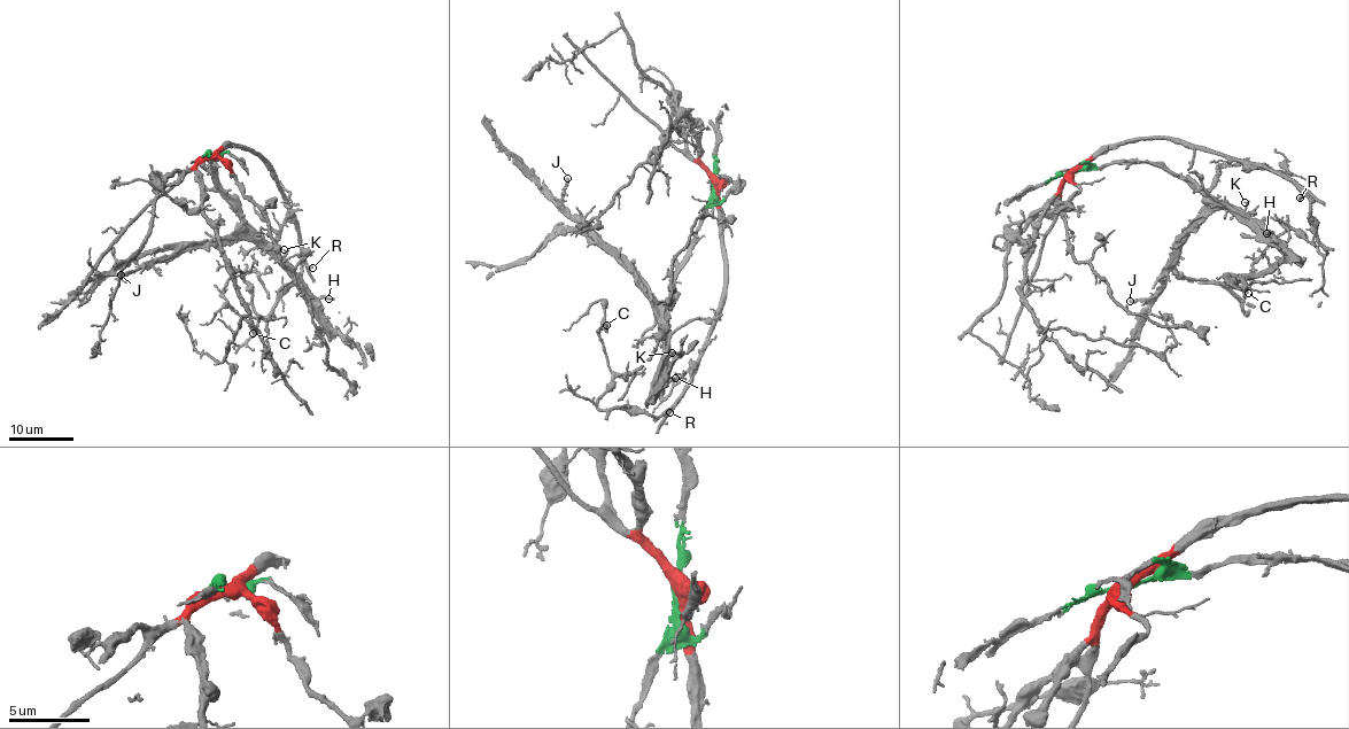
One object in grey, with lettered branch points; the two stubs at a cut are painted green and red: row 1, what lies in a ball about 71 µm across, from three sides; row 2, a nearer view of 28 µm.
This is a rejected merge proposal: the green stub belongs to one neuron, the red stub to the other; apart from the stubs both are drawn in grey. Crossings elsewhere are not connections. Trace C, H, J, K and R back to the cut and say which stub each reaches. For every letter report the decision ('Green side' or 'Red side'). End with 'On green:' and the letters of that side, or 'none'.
C: Red side
H: Green side
J: Green side
K: Green side
R: Red side
On green: H, J, K

